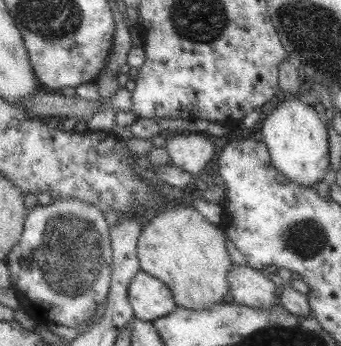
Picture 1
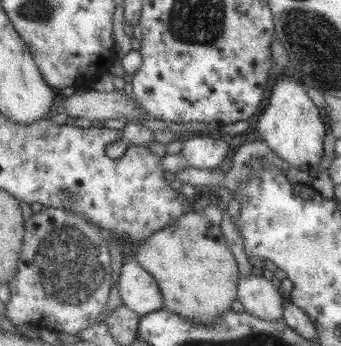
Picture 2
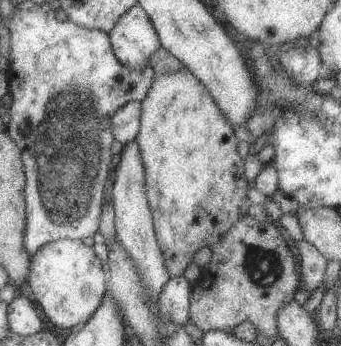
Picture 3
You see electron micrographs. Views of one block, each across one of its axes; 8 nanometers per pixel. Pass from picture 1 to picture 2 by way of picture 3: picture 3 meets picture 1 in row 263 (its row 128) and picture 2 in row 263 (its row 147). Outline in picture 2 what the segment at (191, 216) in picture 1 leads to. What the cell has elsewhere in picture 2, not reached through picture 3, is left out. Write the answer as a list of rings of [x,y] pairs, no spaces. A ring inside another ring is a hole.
[[[191,210],[175,224],[141,240],[133,258],[155,280],[163,296],[165,312],[193,322],[213,322],[223,312],[229,312],[231,302],[237,300],[235,284],[239,280],[239,270],[233,254],[225,244],[221,228],[211,224],[201,212]]]

